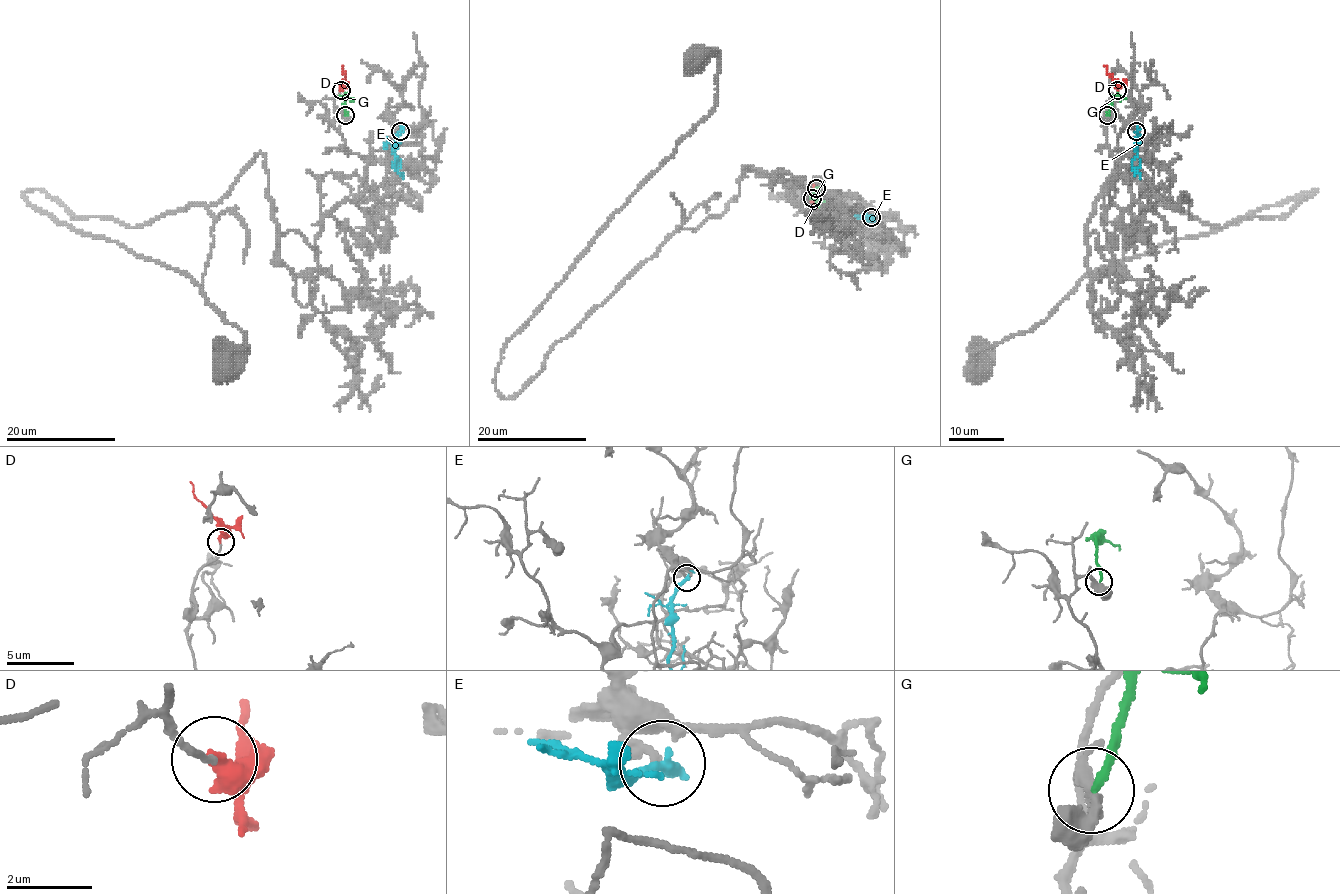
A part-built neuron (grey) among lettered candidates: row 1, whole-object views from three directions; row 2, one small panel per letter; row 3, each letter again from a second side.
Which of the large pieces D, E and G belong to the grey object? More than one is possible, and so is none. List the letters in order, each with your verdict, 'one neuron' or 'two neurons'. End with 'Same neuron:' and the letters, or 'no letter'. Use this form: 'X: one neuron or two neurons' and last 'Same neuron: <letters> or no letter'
D: one neuron
E: two neurons
G: two neurons
Same neuron: D

